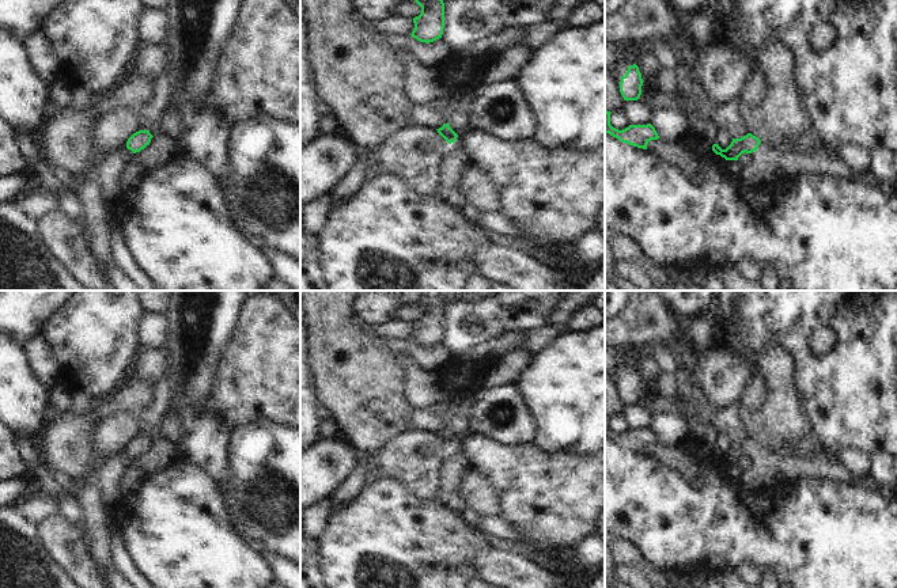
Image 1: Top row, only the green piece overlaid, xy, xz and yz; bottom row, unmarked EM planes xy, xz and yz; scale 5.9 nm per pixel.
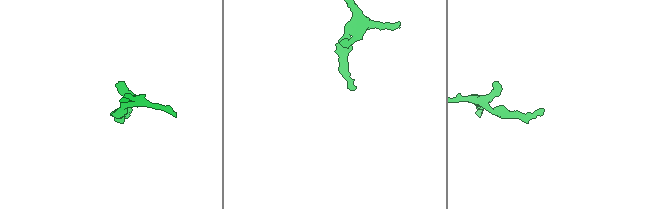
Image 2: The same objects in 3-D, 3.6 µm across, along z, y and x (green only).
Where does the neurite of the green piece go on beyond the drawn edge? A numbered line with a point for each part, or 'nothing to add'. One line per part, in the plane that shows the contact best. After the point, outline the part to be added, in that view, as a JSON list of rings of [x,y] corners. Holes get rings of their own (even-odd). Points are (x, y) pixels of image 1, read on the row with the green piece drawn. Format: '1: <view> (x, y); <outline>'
1: yz (771, 163); [[[760,143],[758,148],[752,152],[753,162],[746,171],[754,171],[765,181],[764,185],[773,179],[798,174],[815,174],[847,181],[866,181],[873,186],[878,178],[870,170],[852,170],[845,162],[836,155],[815,156],[806,152],[783,152],[769,144]]]

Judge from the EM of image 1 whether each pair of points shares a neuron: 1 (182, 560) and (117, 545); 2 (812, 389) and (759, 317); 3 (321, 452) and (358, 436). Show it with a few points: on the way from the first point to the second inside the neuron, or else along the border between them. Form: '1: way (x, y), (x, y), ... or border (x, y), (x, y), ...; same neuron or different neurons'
1: border (108, 522), (118, 533), (127, 554), (140, 573); different neurons
2: way (809, 368), (801, 351), (779, 329); same neuron
3: border (339, 433), (356, 450); different neurons

